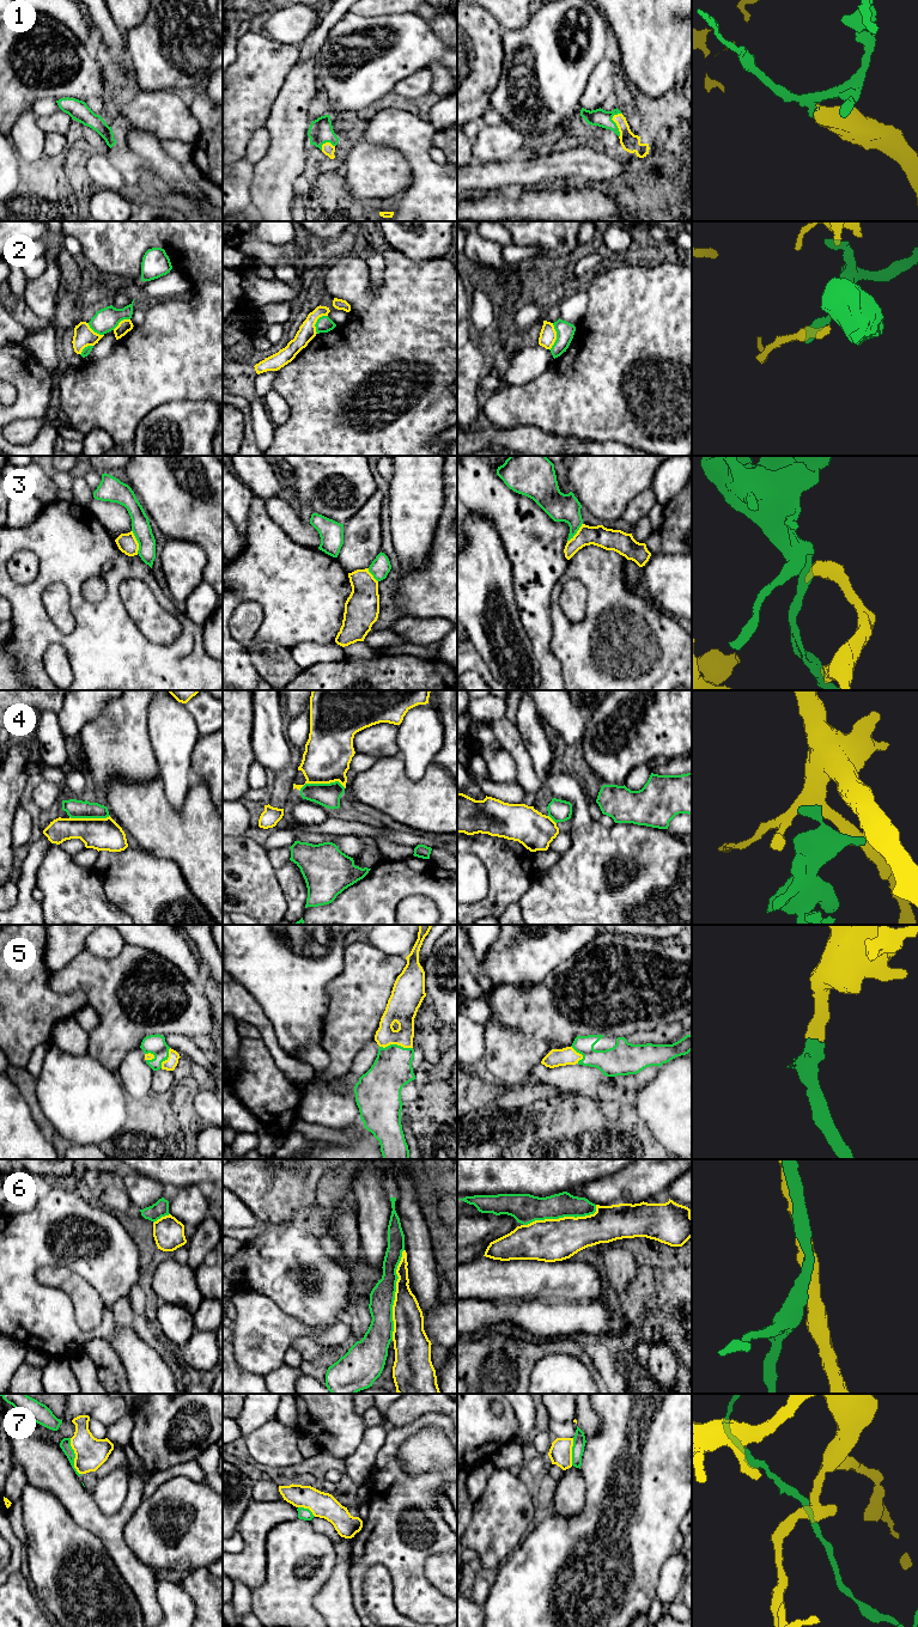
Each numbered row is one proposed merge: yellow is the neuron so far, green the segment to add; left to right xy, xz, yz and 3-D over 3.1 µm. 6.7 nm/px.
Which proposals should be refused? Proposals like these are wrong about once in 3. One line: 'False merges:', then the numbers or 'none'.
False merges: 2, 3, 4, 6, 7

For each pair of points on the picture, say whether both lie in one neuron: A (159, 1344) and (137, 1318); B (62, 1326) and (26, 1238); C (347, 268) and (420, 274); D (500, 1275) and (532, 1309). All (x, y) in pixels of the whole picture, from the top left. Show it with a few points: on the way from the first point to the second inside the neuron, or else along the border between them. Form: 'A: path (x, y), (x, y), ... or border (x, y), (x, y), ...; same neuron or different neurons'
A: path (153, 1338), (140, 1324); same neuron
B: path (41, 1304), (26, 1290), (26, 1260); same neuron
C: path (362, 287), (372, 298), (396, 298), (401, 293); same neuron
D: border (494, 1299), (541, 1299), (549, 1302); different neurons

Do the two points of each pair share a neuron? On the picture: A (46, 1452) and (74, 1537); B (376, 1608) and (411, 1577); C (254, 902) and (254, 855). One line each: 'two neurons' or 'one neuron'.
A: two neurons
B: two neurons
C: one neuron

